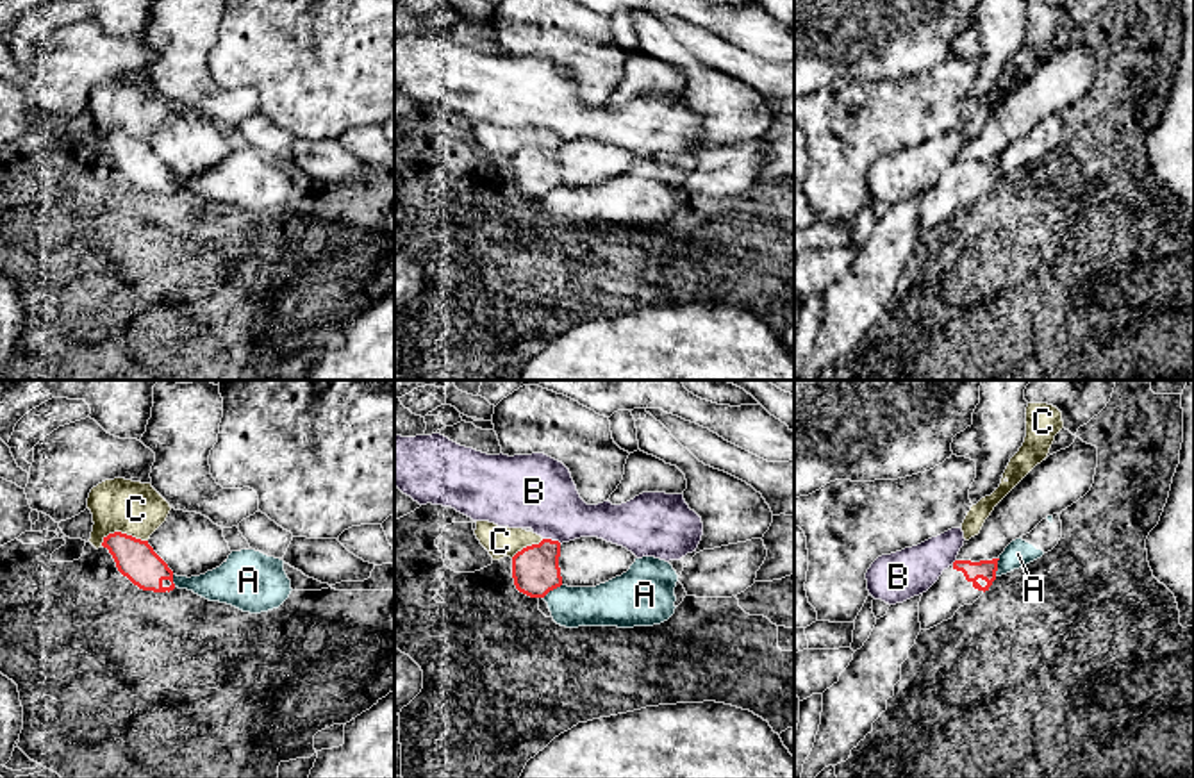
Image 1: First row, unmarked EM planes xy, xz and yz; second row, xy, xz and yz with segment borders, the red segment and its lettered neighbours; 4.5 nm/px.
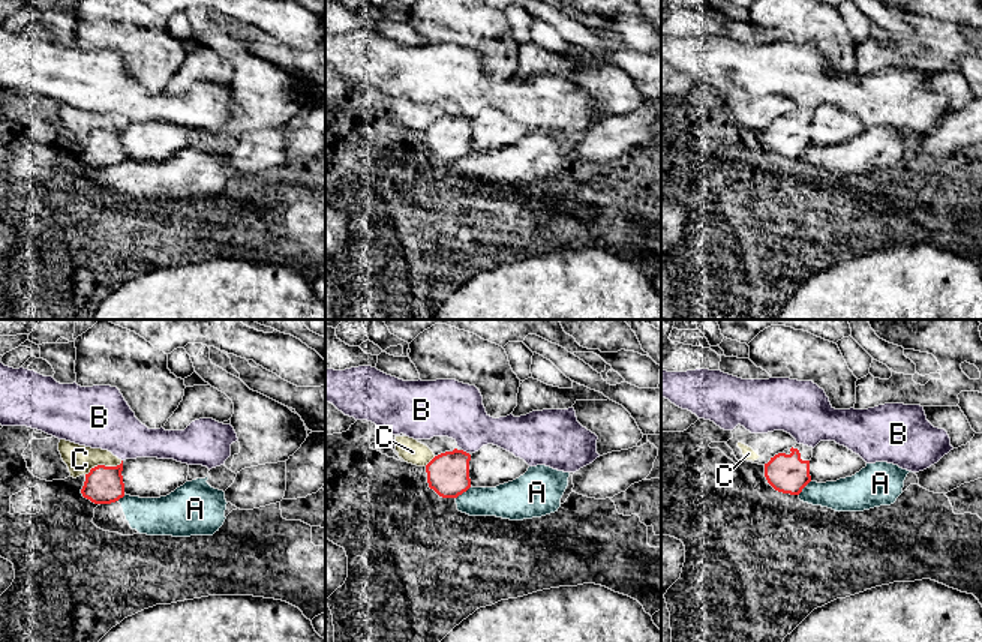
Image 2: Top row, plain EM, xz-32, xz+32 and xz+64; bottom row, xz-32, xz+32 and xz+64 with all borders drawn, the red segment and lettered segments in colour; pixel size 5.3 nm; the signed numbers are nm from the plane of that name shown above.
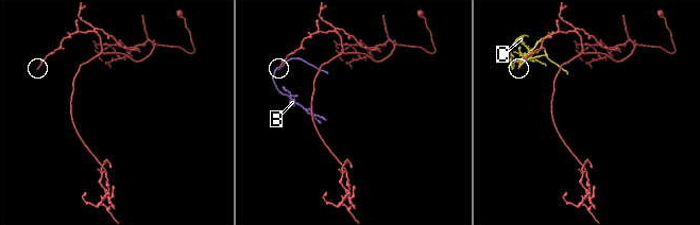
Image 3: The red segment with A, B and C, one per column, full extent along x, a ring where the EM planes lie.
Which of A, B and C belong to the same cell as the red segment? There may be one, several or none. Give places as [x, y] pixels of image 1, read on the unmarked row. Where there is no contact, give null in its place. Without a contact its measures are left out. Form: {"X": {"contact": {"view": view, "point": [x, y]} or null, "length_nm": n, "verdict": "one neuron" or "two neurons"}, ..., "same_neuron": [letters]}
{"A": {"contact": {"view": "xz", "point": [552, 190]}, "length_nm": 110, "verdict": "two neurons"}, "B": {"contact": {"view": "xz", "point": [550, 140]}, "length_nm": 90, "verdict": "two neurons"}, "C": {"contact": {"view": "xy", "point": [122, 134]}, "length_nm": 220, "verdict": "two neurons"}, "same_neuron": []}

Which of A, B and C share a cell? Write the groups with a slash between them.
A / B / C

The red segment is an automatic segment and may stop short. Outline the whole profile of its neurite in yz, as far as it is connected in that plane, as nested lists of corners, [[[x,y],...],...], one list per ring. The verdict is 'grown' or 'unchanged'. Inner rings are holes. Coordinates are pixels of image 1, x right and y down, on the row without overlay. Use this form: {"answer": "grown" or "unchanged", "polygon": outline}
{"answer": "grown", "polygon": [[[955,161],[939,180],[921,196],[921,230],[948,221],[964,205],[973,205],[996,180],[998,161]]]}

